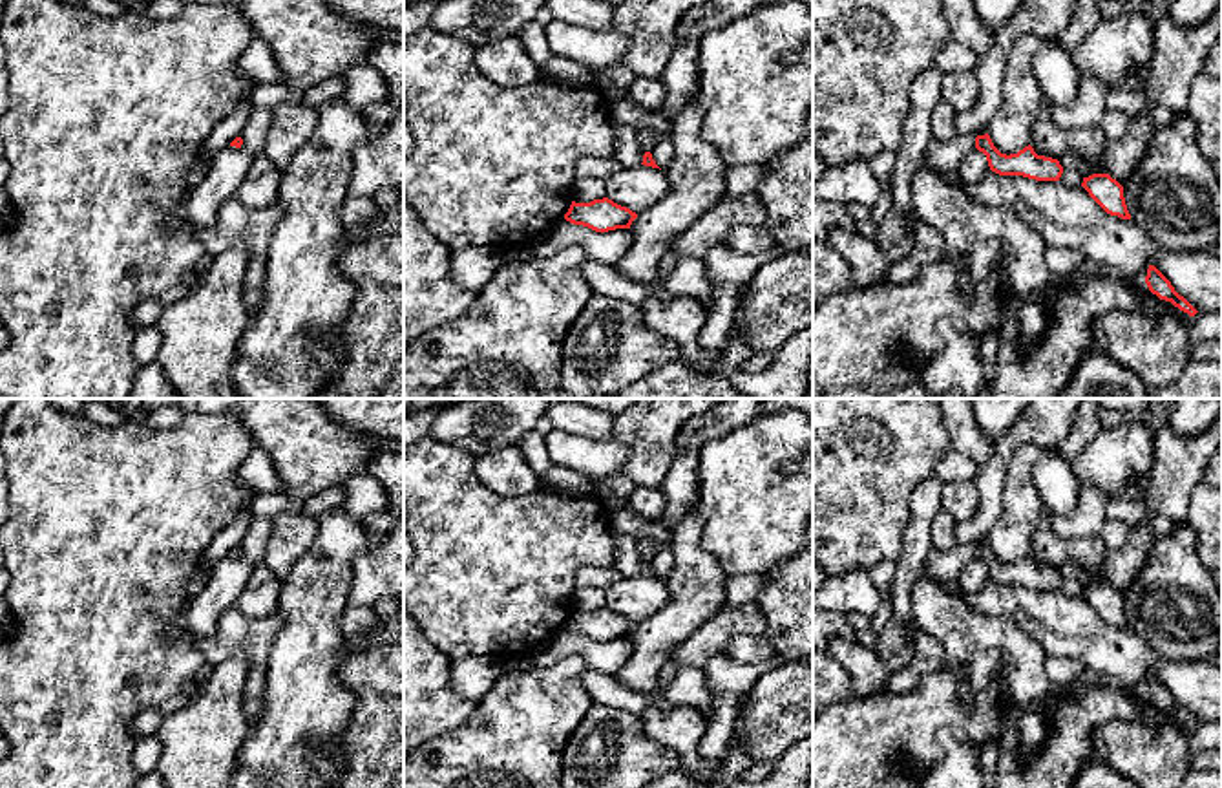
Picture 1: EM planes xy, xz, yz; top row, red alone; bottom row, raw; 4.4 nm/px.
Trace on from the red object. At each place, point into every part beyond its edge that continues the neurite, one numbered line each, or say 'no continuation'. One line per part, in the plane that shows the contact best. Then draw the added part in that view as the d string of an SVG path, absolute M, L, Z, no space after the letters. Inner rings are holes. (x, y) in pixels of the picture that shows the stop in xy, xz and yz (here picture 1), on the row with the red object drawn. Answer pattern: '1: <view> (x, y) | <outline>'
1: yz (945, 156) | M957 133L950 141L932 139L924 150L924 161L941 174L957 172L964 157L975 148L975 135Z

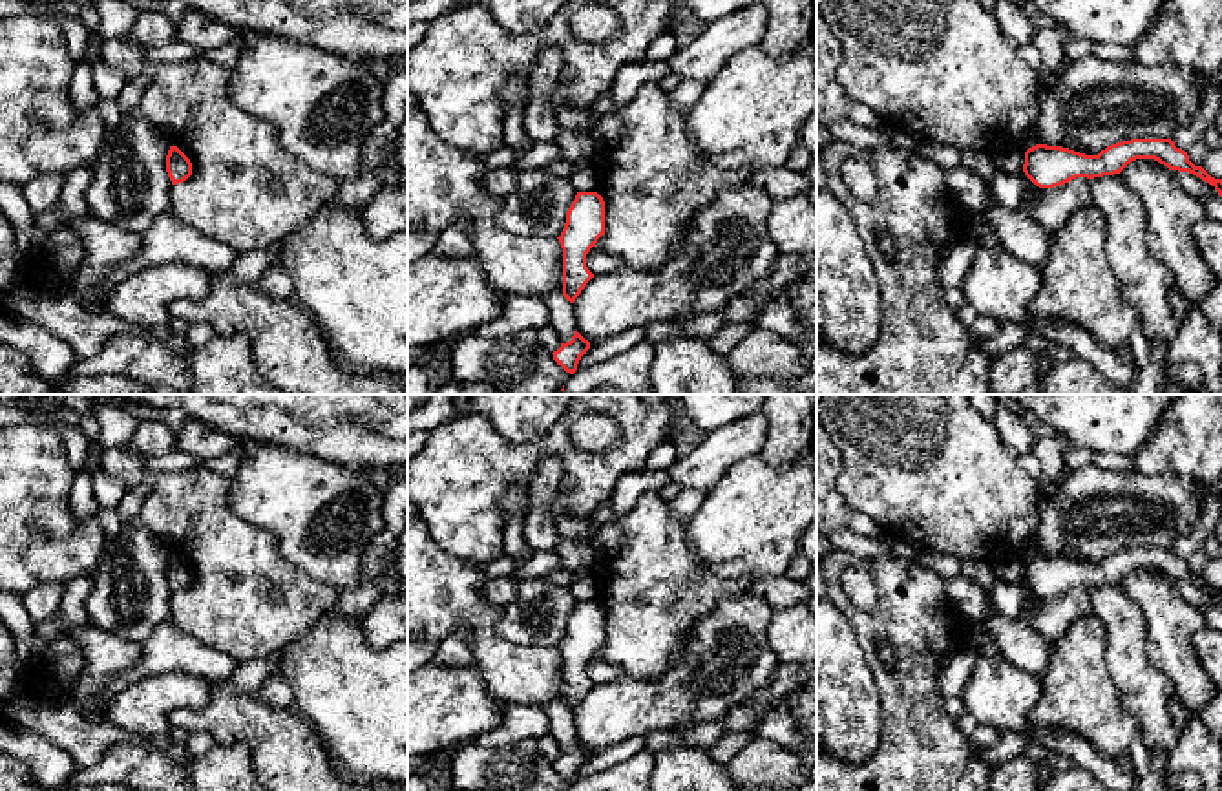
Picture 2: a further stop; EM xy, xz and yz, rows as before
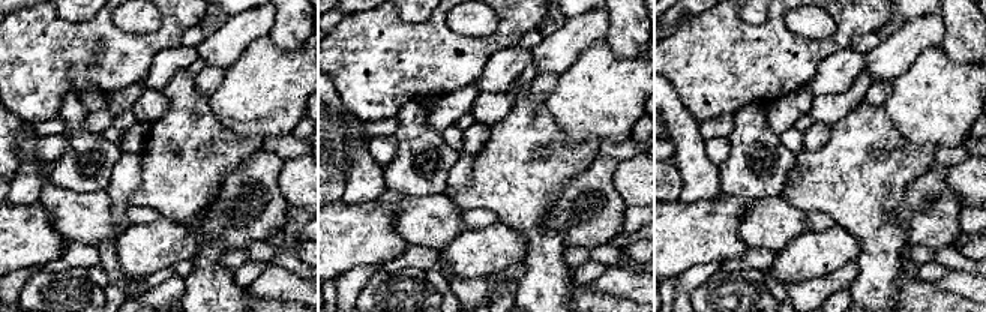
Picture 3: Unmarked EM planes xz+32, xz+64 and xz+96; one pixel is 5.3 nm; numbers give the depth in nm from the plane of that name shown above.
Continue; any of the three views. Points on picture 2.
no continuation

